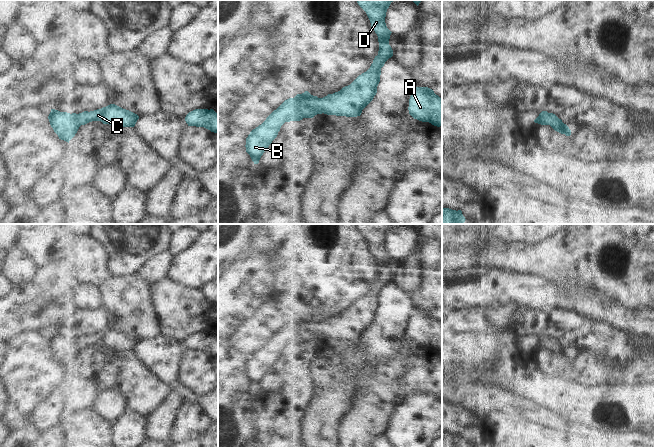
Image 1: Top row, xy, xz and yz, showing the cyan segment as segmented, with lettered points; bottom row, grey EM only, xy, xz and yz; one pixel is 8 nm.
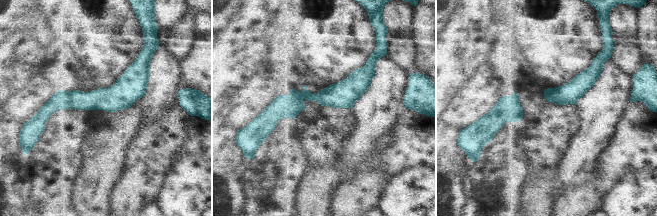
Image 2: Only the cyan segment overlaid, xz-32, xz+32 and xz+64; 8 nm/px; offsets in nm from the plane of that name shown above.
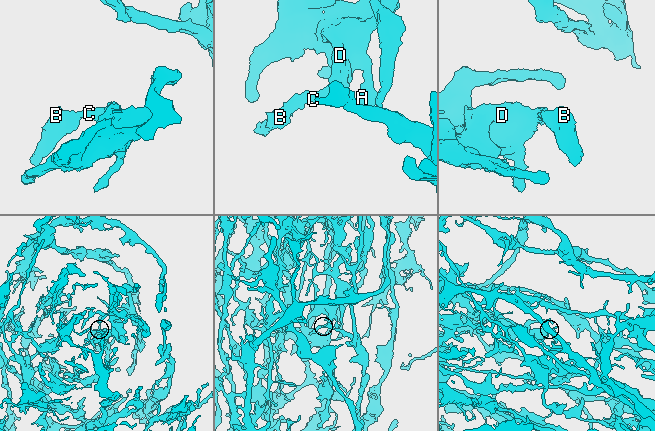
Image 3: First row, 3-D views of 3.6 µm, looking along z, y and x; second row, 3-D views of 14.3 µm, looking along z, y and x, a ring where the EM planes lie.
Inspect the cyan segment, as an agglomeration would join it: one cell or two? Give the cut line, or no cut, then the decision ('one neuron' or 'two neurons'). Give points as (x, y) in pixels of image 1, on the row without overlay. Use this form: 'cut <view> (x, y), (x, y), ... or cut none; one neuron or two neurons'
cut none; one neuron

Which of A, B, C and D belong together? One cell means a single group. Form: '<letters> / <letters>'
A B C D

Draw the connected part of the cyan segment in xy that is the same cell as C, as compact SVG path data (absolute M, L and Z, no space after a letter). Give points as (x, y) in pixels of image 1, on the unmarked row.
M110 328L94 335L82 337L67 337L51 333L48 340L51 351L59 363L69 367L79 351L92 345L101 345L115 351L134 351L139 340L115 328Z

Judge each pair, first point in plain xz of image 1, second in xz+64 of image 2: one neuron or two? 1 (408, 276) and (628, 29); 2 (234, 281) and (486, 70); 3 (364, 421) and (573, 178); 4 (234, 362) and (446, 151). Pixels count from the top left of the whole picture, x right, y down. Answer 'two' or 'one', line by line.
1: two
2: two
3: two
4: one

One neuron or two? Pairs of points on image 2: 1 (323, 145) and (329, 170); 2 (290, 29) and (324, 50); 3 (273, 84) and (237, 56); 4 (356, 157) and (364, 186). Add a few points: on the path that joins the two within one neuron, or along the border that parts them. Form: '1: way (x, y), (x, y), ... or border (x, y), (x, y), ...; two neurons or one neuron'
1: border (343, 149), (331, 160), (309, 167); two neurons
2: way (298, 29), (303, 29), (316, 42); one neuron
3: border (269, 61), (260, 65), (239, 87); two neurons
4: border (374, 149), (356, 175), (342, 183); two neurons

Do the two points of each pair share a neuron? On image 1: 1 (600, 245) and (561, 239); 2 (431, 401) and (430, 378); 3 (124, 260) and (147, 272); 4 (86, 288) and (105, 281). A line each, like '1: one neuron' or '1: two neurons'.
1: one neuron
2: two neurons
3: two neurons
4: two neurons

